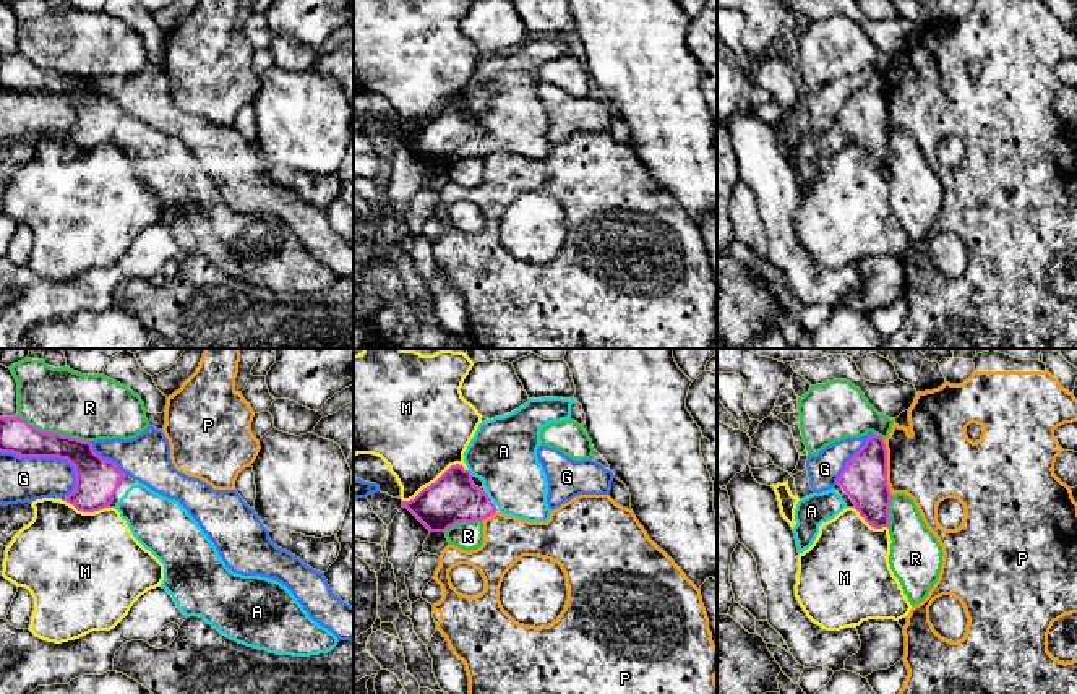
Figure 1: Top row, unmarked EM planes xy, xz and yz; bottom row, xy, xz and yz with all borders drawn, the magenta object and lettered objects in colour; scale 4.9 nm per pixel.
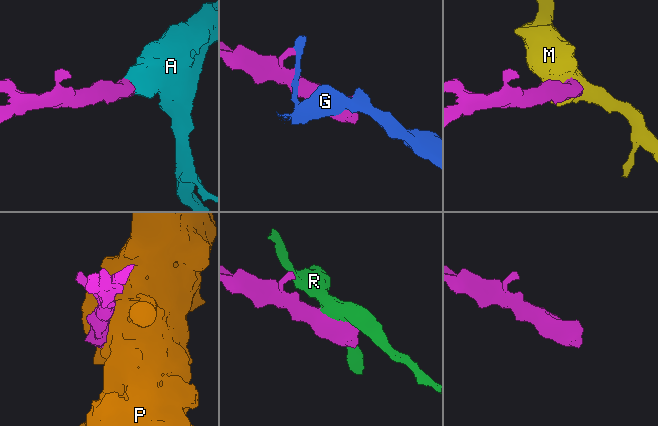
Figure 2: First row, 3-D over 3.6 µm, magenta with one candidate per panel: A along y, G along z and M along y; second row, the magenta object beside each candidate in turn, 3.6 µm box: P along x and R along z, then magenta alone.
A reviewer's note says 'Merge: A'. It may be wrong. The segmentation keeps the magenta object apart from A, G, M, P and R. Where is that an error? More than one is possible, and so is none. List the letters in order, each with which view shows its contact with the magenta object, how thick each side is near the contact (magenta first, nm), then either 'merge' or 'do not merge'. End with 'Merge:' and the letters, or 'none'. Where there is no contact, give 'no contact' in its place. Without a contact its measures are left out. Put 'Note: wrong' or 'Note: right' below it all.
A: contact in xz; calibres 240 and 340 nm; merge
G: contact in xy; calibres 180 and 220 nm; do not merge
M: contact in xz; calibres 240 and 440 nm; do not merge
P: contact in yz; calibres 220 and 380 nm; do not merge
R: contact in xy; calibres 170 and 320 nm; do not merge
Merge: A
Note: right

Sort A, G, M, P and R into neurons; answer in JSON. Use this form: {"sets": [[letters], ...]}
{"sets": [["A"], ["G"], ["M"], ["P"], ["R"]]}

